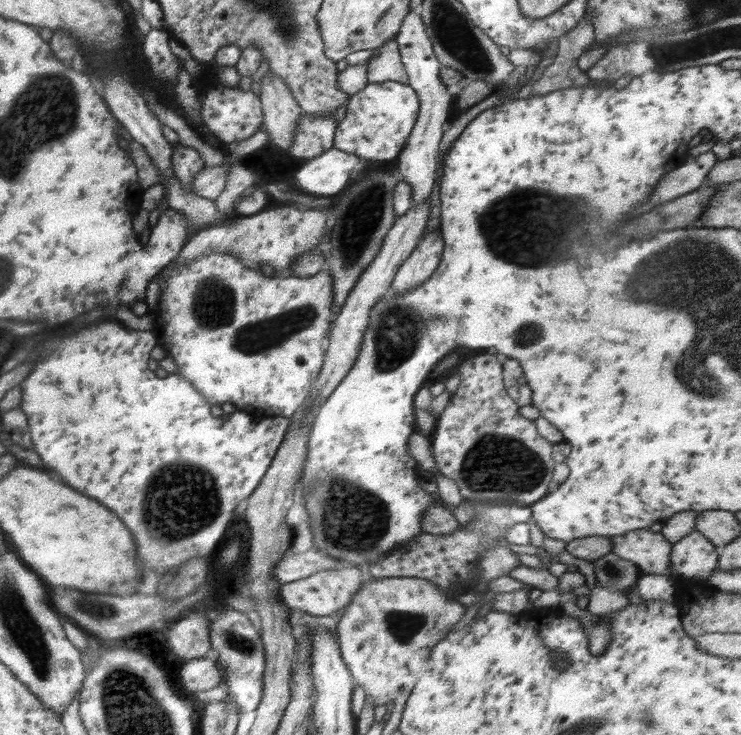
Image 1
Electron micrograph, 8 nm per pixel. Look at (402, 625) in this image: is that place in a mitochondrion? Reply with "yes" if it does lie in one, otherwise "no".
yes

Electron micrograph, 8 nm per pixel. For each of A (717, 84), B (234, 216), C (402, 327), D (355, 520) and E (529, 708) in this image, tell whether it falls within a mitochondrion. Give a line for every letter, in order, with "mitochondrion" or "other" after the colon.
A: other
B: other
C: mitochondrion
D: mitochondrion
E: other

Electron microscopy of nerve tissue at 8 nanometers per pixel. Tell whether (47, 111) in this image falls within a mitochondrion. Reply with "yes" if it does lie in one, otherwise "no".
yes

